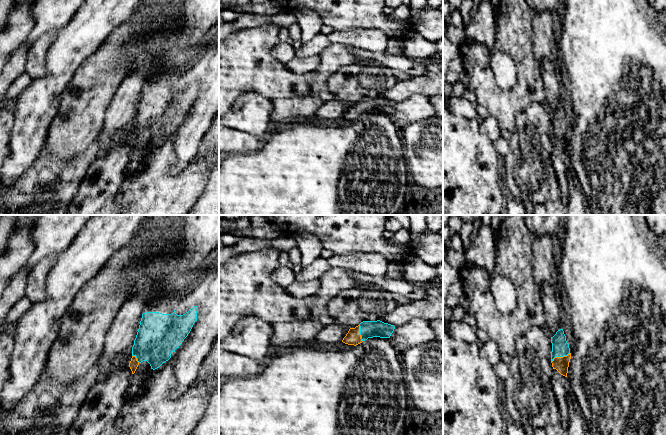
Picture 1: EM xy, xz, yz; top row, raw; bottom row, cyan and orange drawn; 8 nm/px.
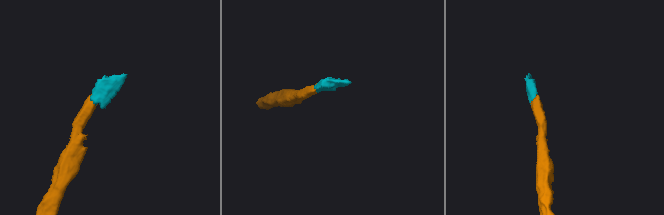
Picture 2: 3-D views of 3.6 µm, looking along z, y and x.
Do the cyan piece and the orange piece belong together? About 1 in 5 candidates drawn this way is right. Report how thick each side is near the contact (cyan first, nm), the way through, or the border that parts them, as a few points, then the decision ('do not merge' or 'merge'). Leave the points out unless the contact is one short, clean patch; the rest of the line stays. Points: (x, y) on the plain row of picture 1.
calibres 140 and 120 nm; way yz (560, 123), (560, 132), (561, 140); merge

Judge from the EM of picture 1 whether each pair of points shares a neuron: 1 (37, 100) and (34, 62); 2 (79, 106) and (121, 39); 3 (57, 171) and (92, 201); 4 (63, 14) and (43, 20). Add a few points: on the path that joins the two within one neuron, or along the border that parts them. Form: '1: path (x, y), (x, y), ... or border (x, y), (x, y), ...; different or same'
1: border (46, 56), (45, 73), (34, 78); different
2: path (91, 89), (116, 56); same
3: border (88, 168), (77, 193), (69, 204); different
4: path (58, 14), (48, 15); same

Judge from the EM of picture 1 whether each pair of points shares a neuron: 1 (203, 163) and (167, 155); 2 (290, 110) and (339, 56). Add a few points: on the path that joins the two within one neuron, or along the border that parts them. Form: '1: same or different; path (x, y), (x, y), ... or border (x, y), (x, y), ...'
1: same; path (191, 175), (174, 176), (167, 167)
2: different; border (278, 97), (318, 97), (324, 101)

